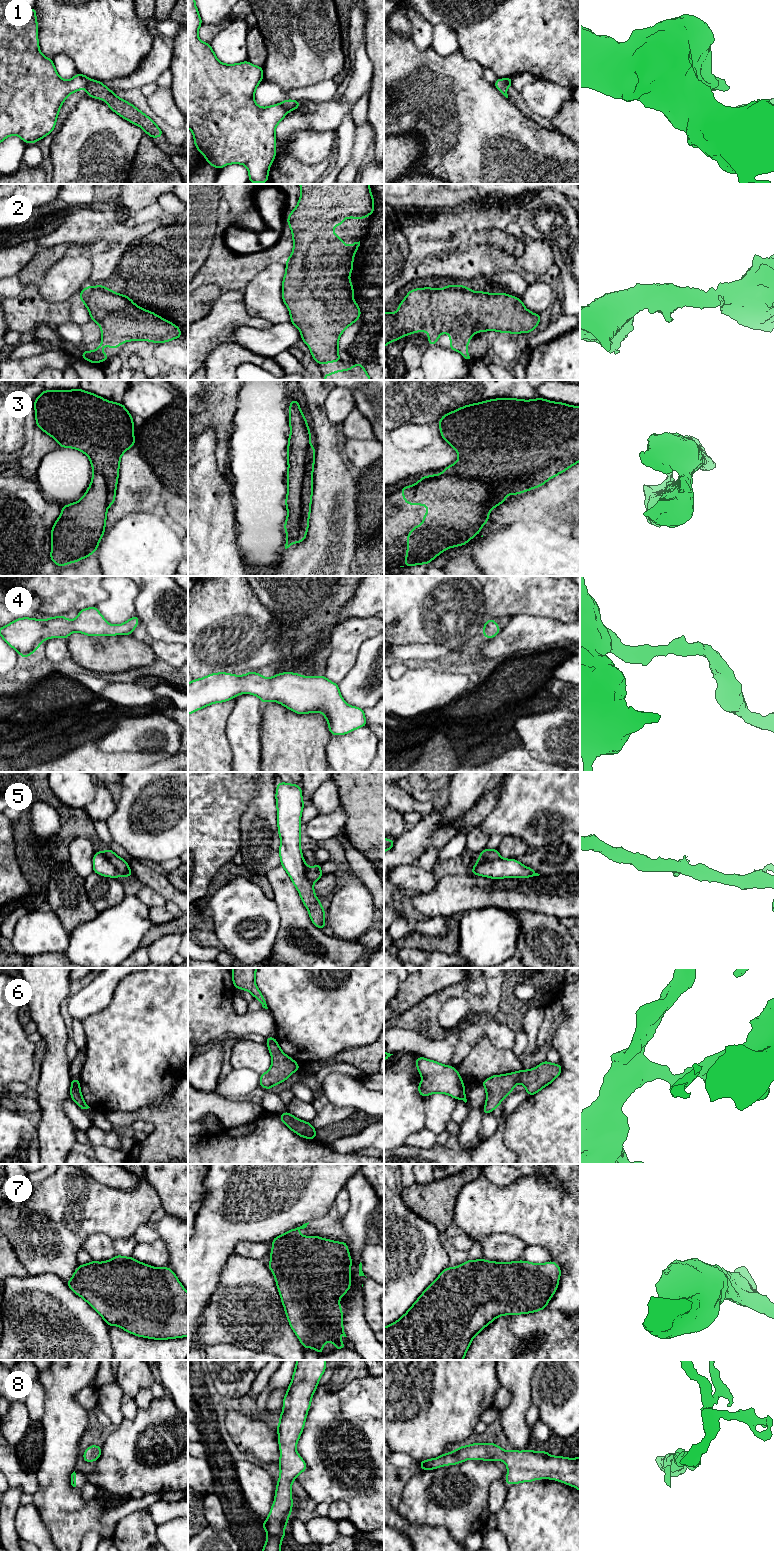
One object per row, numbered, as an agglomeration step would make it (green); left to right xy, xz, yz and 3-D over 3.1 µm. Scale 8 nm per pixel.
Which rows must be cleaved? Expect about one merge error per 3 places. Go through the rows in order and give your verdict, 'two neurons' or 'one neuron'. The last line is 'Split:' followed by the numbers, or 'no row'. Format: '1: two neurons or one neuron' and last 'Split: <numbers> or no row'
1: two neurons
2: one neuron
3: two neurons
4: one neuron
5: two neurons
6: two neurons
7: one neuron
8: one neuron
Split: 1, 3, 5, 6

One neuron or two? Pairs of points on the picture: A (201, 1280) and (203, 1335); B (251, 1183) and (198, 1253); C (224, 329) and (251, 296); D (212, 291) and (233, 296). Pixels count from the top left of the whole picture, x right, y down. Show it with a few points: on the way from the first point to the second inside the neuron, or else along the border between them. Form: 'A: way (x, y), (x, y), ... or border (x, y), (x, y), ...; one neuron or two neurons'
A: border (213, 1291), (198, 1326); two neurons
B: way (243, 1200), (220, 1223), (215, 1236); one neuron
C: border (242, 290), (246, 311), (253, 316), (263, 318); two neurons
D: border (223, 292), (213, 304), (209, 313); two neurons

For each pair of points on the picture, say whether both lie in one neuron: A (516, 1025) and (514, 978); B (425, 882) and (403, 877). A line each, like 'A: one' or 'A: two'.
A: one
B: one

